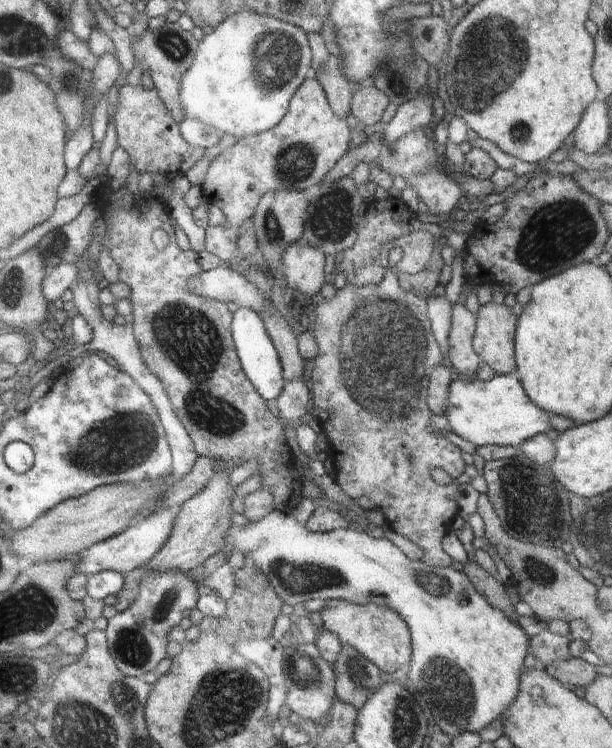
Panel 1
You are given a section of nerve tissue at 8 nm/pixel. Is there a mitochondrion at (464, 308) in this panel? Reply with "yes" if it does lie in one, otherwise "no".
no

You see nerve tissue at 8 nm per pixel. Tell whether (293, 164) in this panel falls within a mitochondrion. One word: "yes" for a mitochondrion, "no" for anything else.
yes

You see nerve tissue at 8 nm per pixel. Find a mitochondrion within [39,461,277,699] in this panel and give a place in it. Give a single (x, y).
(133, 647)

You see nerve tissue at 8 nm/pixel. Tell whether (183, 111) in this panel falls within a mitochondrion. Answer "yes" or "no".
no

